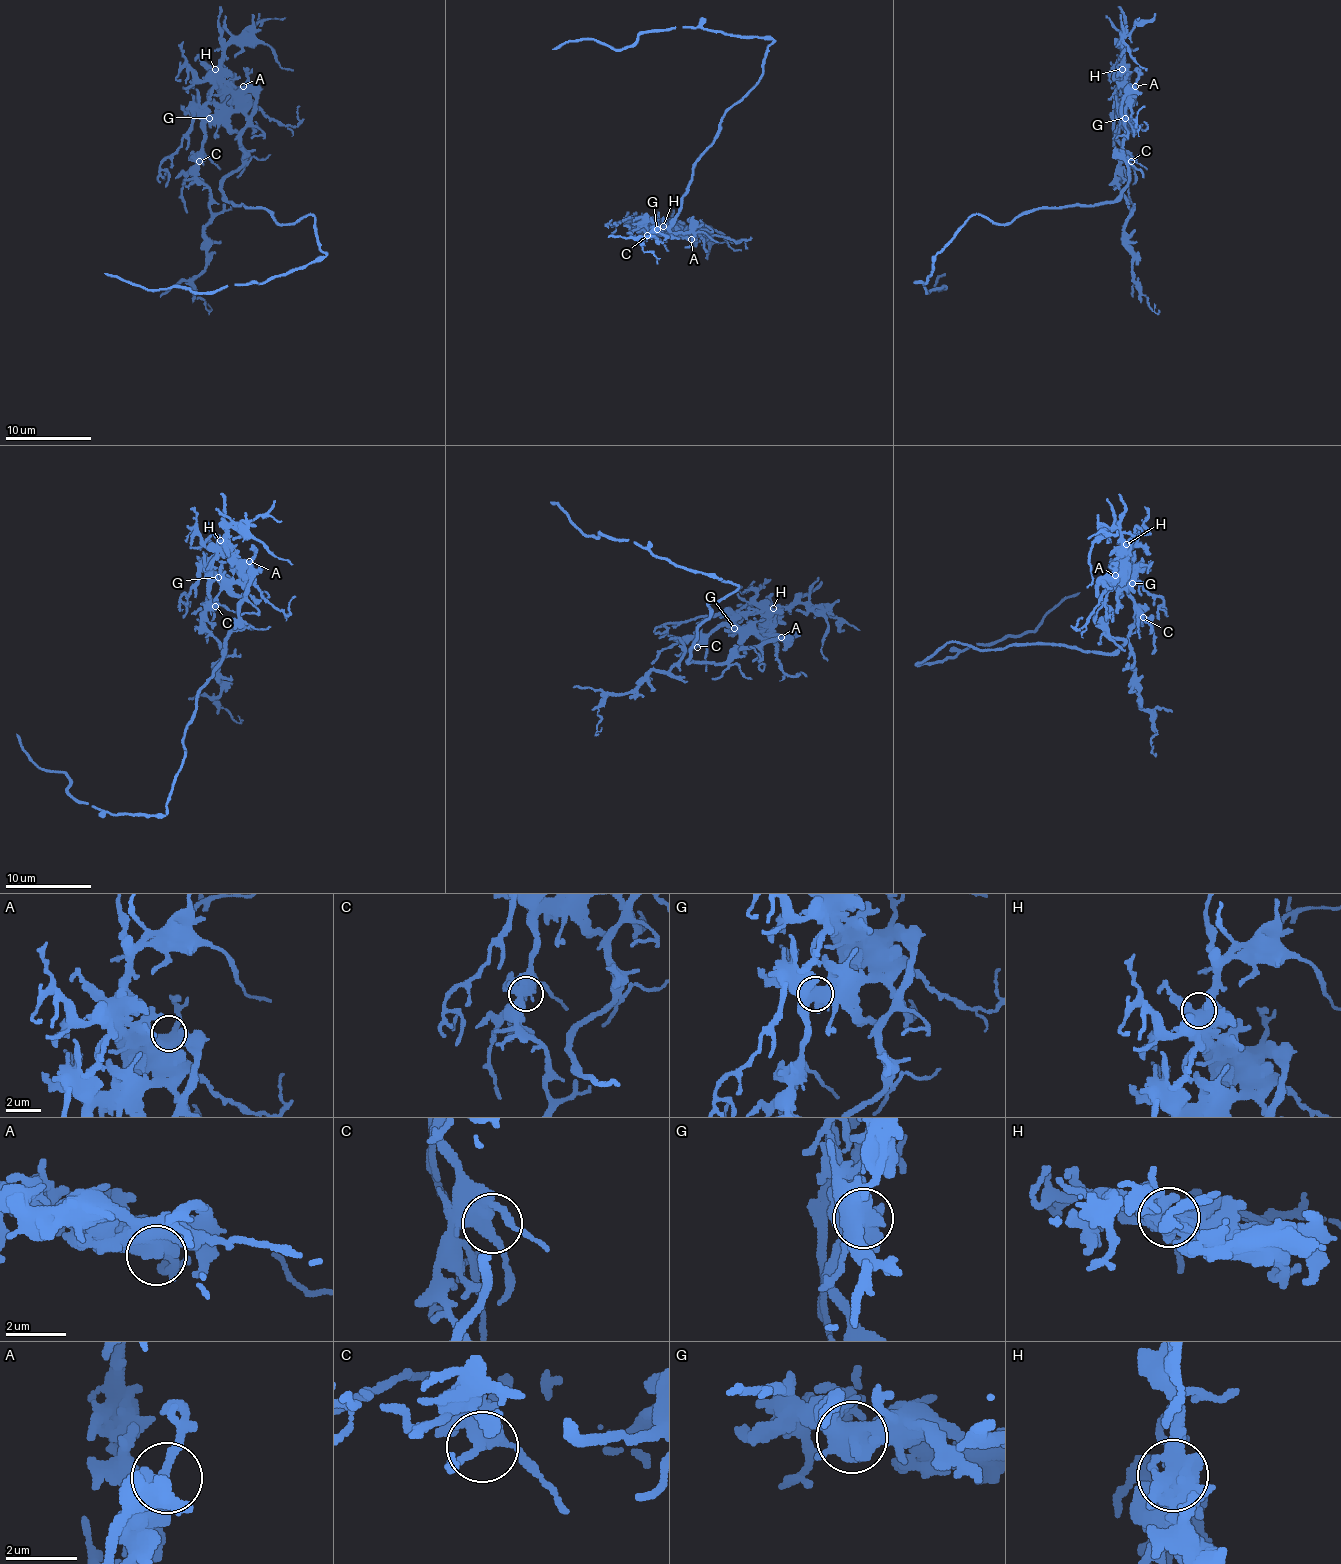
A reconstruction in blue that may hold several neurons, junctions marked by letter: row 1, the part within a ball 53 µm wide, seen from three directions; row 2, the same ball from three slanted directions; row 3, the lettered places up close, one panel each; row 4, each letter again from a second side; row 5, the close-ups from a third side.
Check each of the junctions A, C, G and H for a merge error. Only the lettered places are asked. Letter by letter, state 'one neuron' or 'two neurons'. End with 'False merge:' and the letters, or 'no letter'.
A: one neuron
C: one neuron
G: two neurons
H: one neuron
False merge: G

